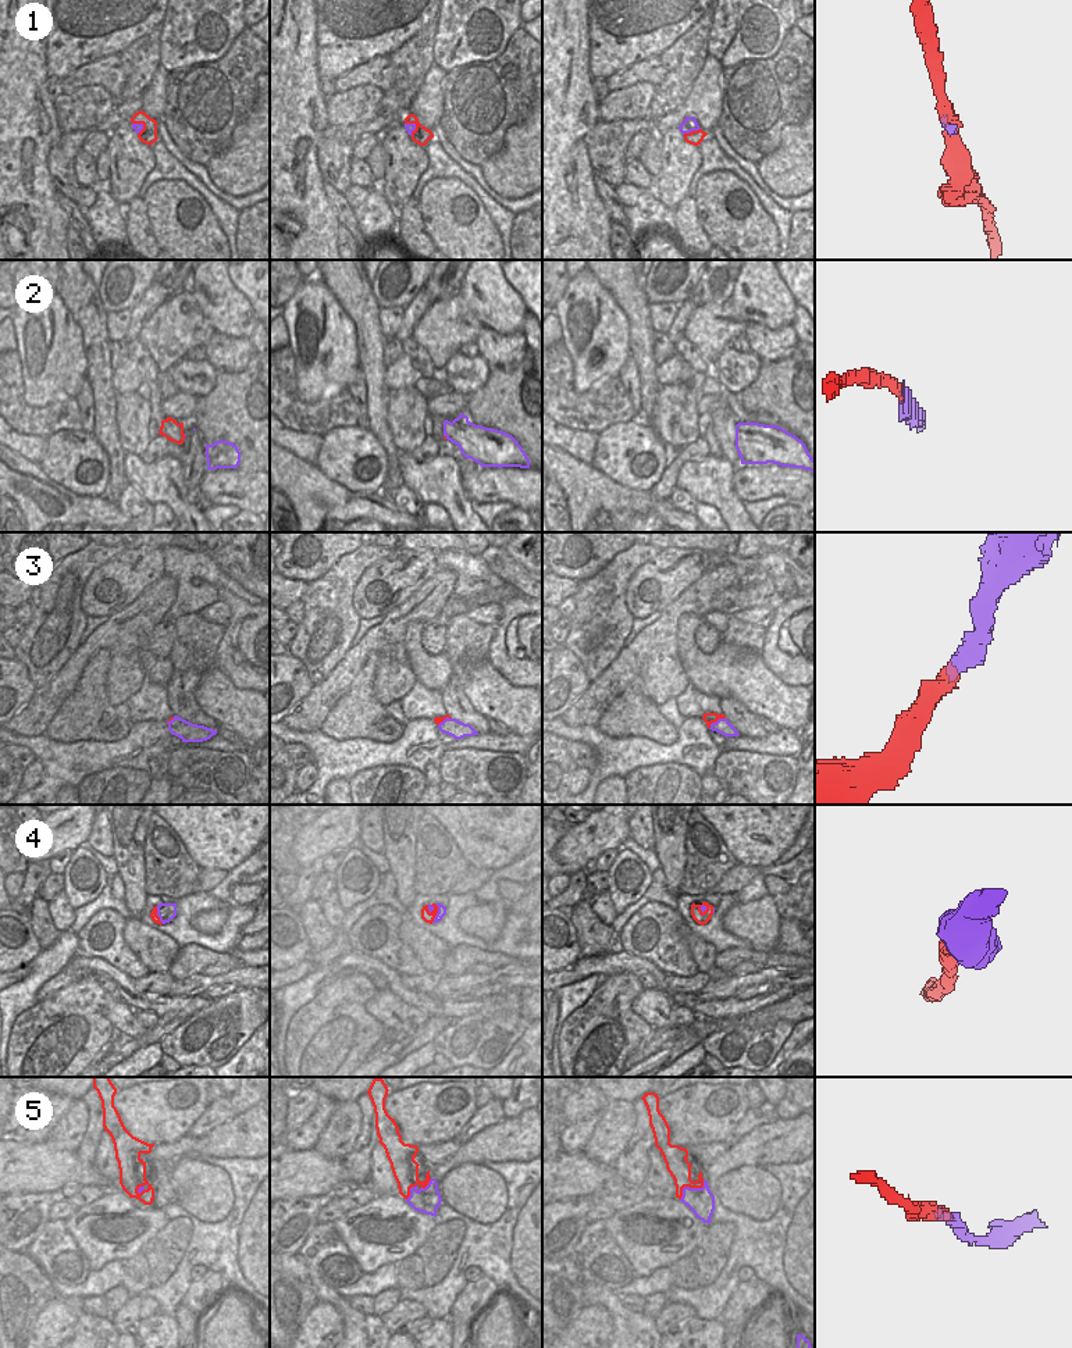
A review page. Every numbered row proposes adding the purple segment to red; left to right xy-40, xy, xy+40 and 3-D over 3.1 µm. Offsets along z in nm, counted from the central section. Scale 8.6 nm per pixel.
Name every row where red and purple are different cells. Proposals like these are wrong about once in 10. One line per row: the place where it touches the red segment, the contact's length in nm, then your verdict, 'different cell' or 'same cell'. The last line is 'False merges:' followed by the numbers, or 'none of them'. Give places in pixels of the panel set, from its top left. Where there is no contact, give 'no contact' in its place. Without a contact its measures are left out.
1: meets red in xy+40 at (691, 132); contact 160 nm long; same cell
2: meets red in xy at (445, 437); contact 50 nm long; same cell
3: meets red in xy+40 at (715, 721); contact 180 nm long; same cell
4: meets red in xy at (437, 912); contact 170 nm long; same cell
5: meets red in xy+40 at (690, 1187); contact 280 nm long; same cell
False merges: none of them

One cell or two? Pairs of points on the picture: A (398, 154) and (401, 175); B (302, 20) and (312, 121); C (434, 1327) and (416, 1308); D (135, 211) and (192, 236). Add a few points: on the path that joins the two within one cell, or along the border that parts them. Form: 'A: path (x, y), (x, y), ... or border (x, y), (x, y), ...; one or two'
A: path (401, 160), (401, 170); one
B: path (301, 45), (301, 96); one
C: border (424, 1315), (402, 1325), (395, 1332); two
D: border (142, 199), (146, 207), (149, 228), (157, 245); two

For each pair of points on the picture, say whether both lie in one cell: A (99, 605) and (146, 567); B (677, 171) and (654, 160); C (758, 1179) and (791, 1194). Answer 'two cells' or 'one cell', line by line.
A: one cell
B: two cells
C: two cells

